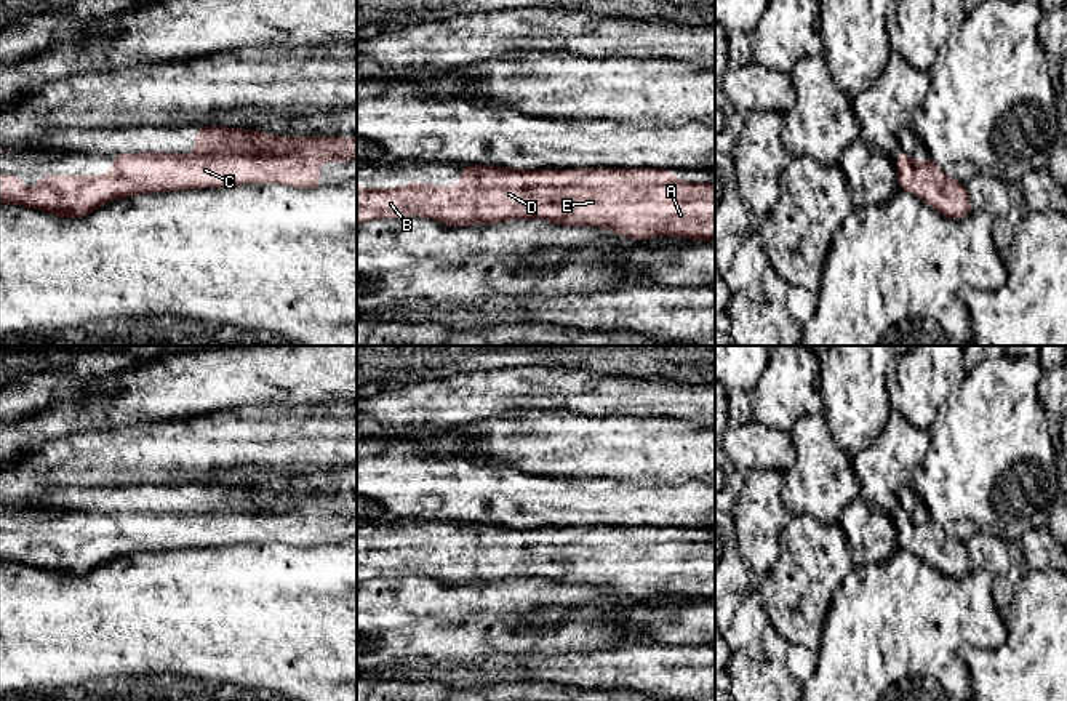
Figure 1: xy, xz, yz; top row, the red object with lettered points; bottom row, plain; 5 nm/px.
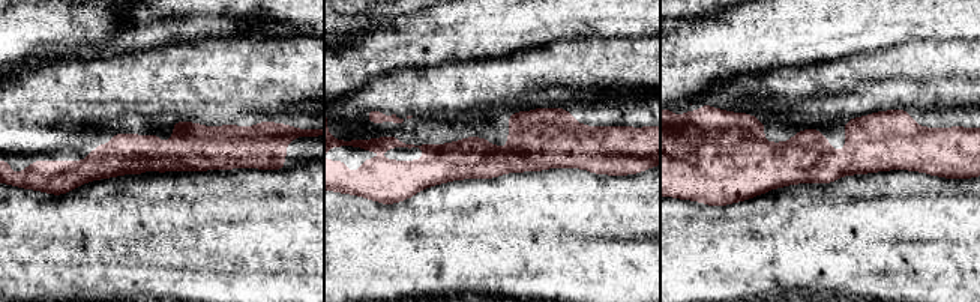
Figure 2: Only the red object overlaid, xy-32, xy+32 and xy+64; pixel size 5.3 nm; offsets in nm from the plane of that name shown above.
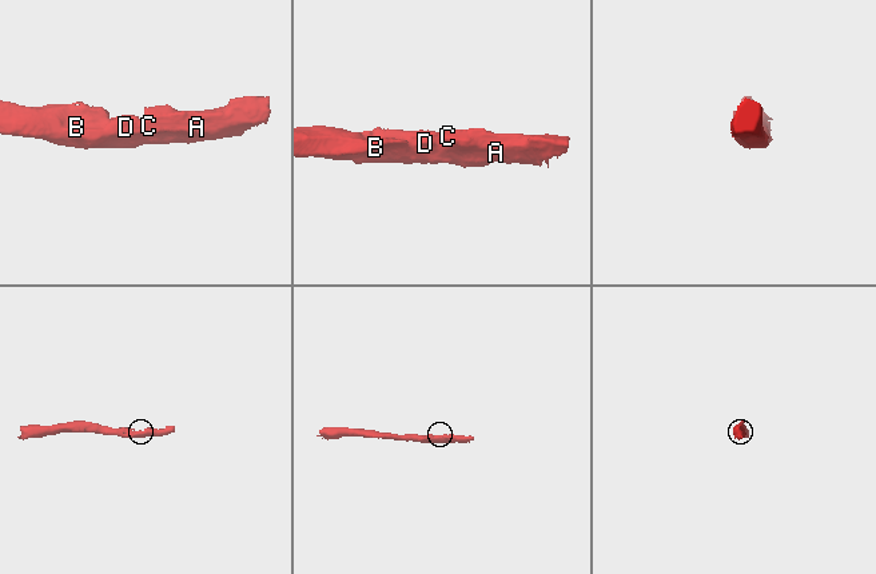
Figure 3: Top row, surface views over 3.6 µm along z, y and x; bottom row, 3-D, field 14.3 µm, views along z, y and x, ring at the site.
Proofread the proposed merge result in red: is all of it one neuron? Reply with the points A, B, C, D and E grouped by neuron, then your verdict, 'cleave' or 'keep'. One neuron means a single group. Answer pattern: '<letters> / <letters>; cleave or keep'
A B D E / C; cleave

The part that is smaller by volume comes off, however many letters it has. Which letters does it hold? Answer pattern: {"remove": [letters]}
{"remove": ["C"]}

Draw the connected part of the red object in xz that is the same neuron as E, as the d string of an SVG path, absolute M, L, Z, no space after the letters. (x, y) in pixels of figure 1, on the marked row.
M470 165L459 170L462 182L458 186L429 186L410 182L390 190L360 189L357 176L357 224L373 219L418 214L435 219L445 226L499 224L507 219L545 219L563 226L595 226L609 229L619 235L643 242L657 235L685 237L691 240L715 242L715 182L683 182L673 171L662 170L661 184L603 184L600 187L549 187L545 179L536 179L534 170L515 170L491 165Z

